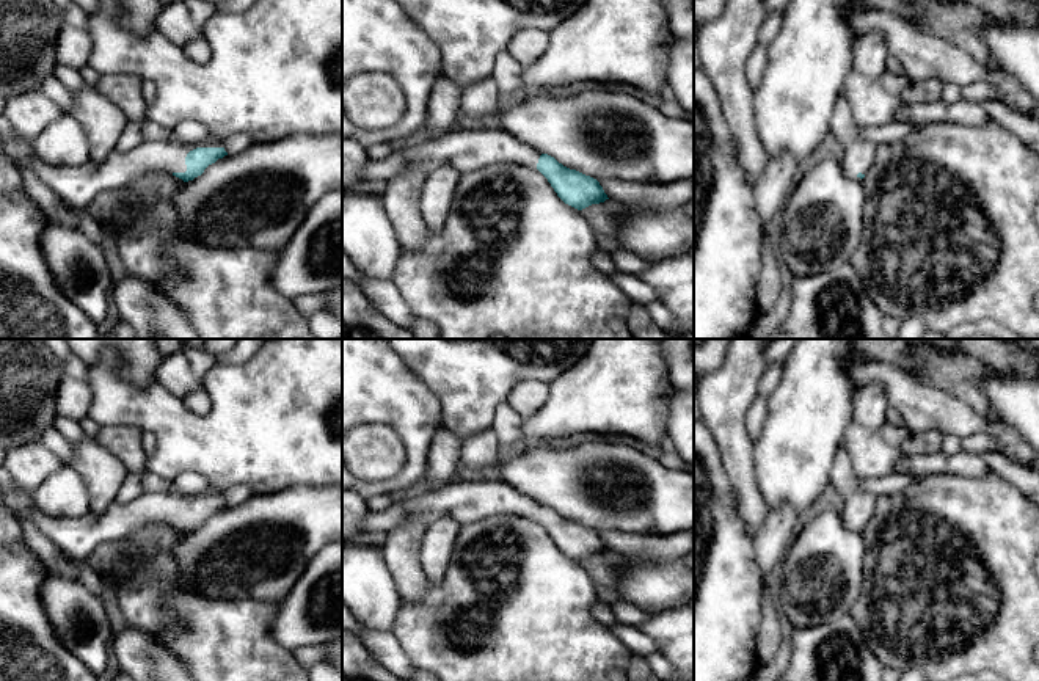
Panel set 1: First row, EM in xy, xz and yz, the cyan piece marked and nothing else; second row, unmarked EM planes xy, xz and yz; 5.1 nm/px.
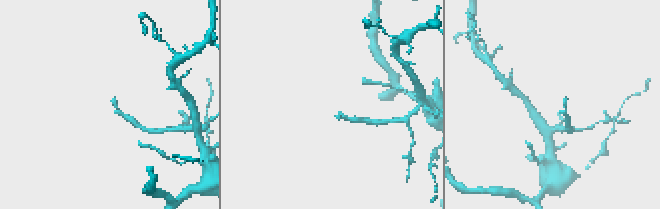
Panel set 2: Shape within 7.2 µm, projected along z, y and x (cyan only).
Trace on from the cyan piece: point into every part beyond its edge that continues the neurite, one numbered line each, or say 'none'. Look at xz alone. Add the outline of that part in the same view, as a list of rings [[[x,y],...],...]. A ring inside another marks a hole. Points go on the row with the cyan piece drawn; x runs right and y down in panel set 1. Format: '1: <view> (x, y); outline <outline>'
1: xz (470, 149); outline [[[488,122],[479,129],[450,130],[435,141],[410,147],[396,146],[388,158],[367,163],[364,182],[389,182],[406,169],[432,173],[444,165],[461,174],[499,163],[537,169],[540,155],[535,147]]]

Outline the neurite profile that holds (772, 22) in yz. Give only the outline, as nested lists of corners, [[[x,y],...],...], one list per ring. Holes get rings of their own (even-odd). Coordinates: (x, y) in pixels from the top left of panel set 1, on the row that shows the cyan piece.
[[[783,11],[767,13],[758,31],[756,44],[767,49],[780,30],[782,20],[783,20]]]

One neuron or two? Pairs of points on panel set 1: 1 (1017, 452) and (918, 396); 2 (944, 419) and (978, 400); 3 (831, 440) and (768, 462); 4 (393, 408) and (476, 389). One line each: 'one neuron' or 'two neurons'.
1: one neuron
2: two neurons
3: one neuron
4: two neurons

